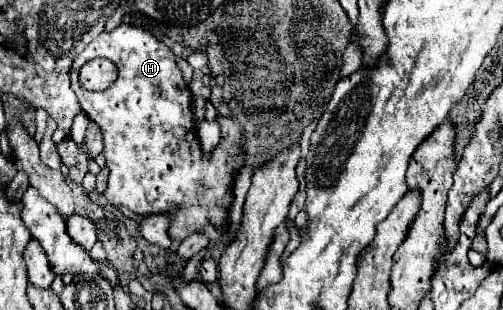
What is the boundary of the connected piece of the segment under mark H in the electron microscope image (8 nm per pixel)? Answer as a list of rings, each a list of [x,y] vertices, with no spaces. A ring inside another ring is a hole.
[[[121,25],[109,33],[103,31],[79,59],[73,61],[71,87],[77,93],[83,111],[103,131],[103,153],[111,171],[105,191],[107,201],[125,205],[135,215],[169,215],[171,239],[183,241],[191,233],[203,233],[211,243],[221,241],[229,229],[233,177],[245,163],[245,135],[239,123],[233,119],[229,123],[227,117],[219,115],[219,147],[213,153],[201,149],[191,115],[191,89],[187,87],[171,49],[137,25]],[[95,57],[111,59],[119,69],[117,81],[99,93],[87,91],[81,83],[75,83],[79,67]]]

